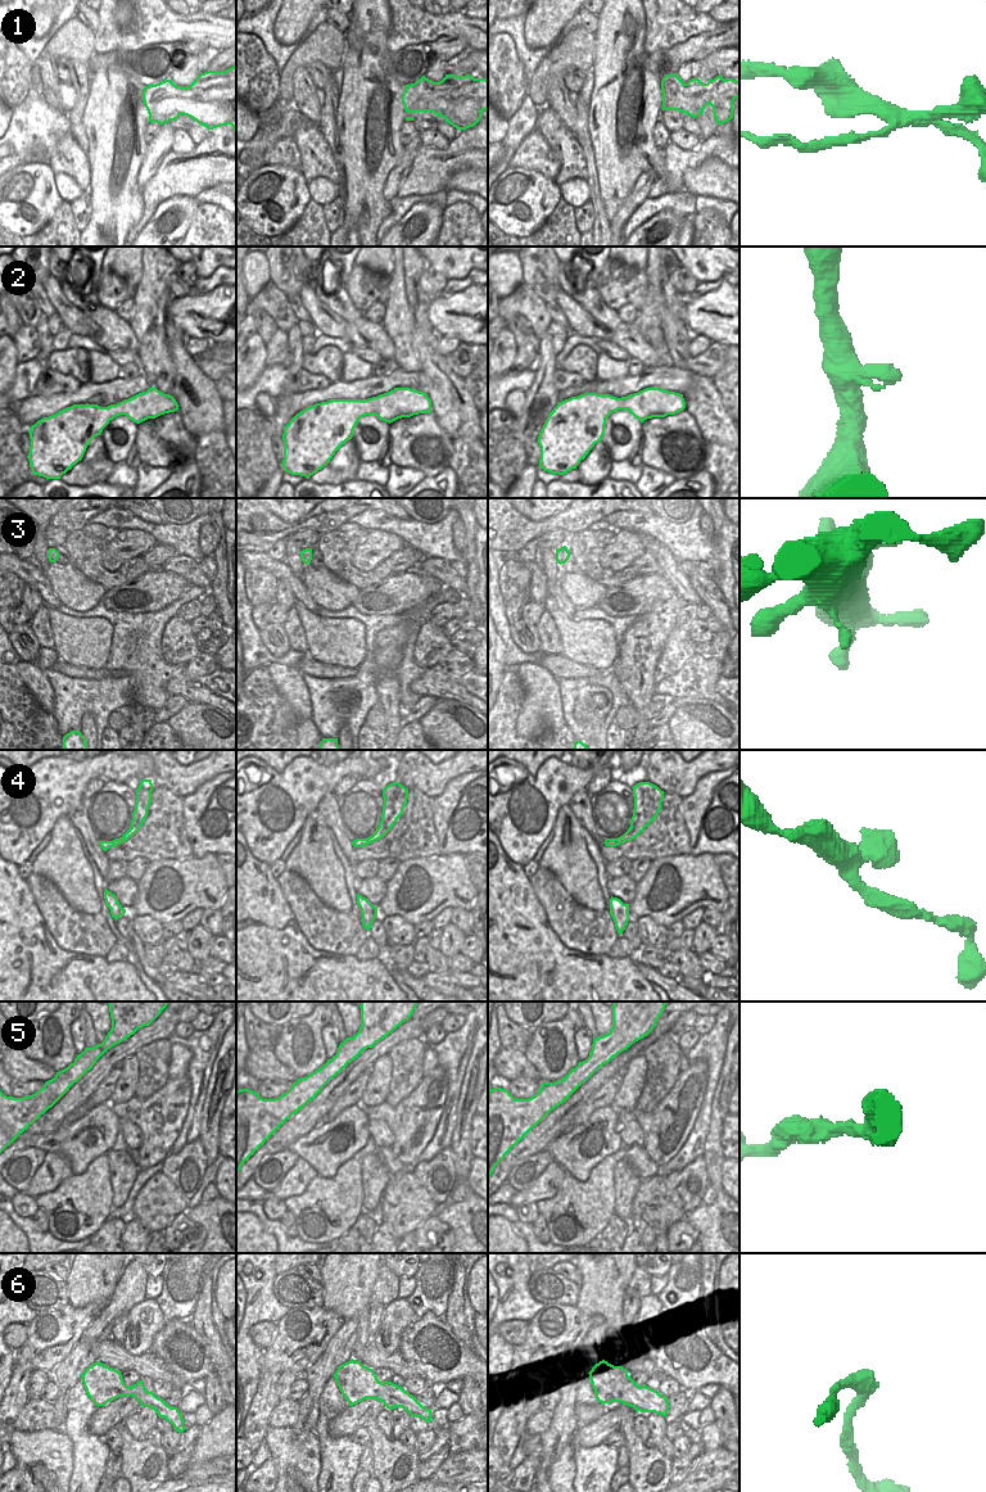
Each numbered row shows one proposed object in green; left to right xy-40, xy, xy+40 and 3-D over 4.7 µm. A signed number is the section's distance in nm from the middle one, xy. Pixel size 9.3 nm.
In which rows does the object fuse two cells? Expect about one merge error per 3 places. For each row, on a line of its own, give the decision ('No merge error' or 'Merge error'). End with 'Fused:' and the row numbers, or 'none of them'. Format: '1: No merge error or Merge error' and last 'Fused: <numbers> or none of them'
1: Merge error
2: No merge error
3: No merge error
4: No merge error
5: No merge error
6: No merge error
Fused: 1.

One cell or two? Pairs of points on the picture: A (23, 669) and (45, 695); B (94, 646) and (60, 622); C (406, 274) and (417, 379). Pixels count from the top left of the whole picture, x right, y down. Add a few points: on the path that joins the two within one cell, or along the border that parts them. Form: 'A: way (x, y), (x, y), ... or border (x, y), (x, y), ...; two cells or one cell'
A: way (30, 676), (41, 688); one cell
B: way (86, 642), (81, 642), (68, 629); one cell
C: border (394, 365), (408, 371), (420, 371); two cells

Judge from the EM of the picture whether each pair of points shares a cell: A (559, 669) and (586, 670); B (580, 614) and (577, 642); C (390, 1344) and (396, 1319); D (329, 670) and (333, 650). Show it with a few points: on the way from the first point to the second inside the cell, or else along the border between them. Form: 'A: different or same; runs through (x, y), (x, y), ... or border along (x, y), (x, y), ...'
A: same; runs through (565, 669), (579, 670)
B: different; border along (571, 618), (604, 619), (609, 624)
C: same; runs through (390, 1338), (392, 1325)
D: different; border along (307, 654), (326, 664), (356, 669)

